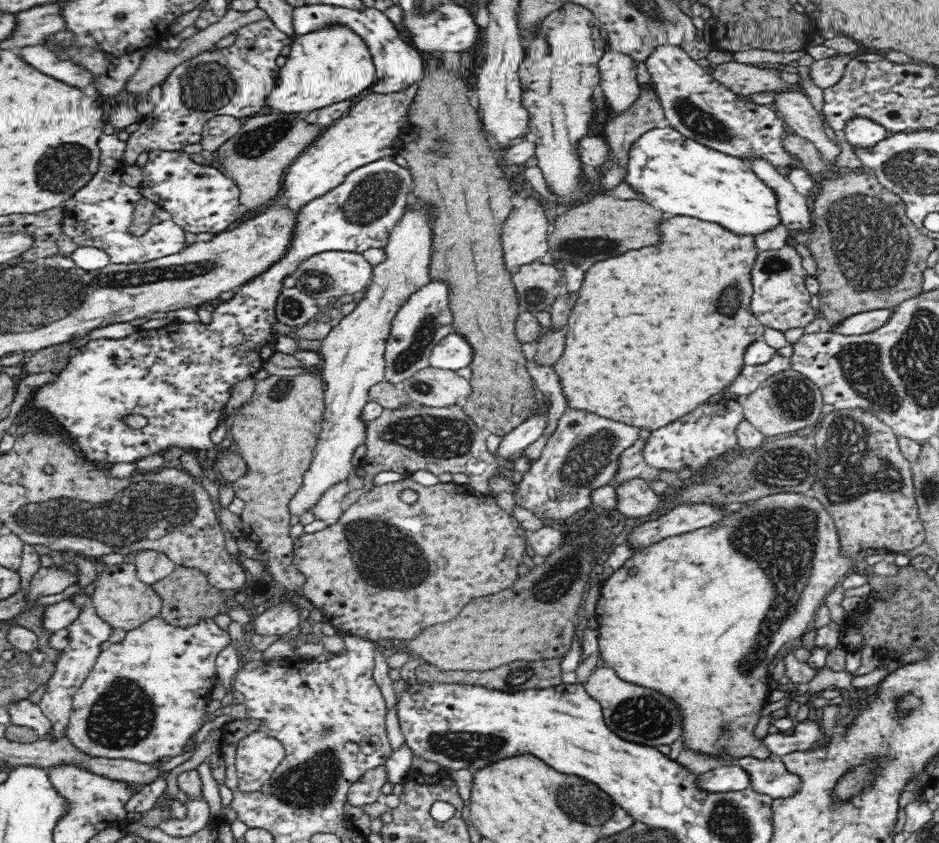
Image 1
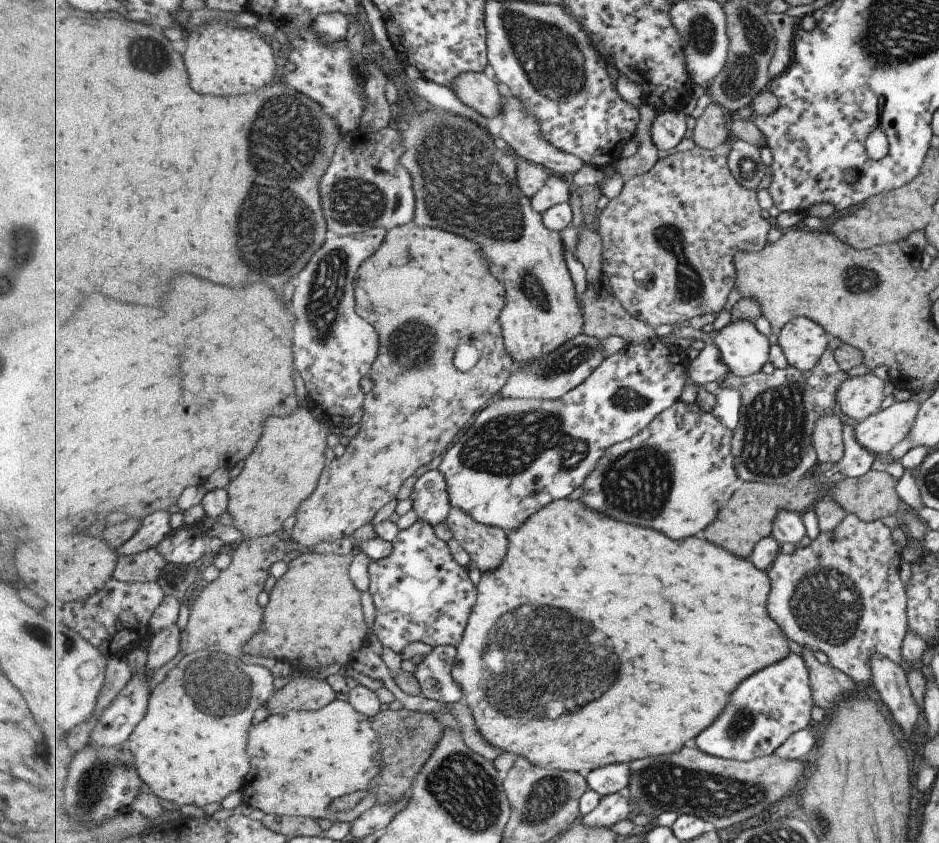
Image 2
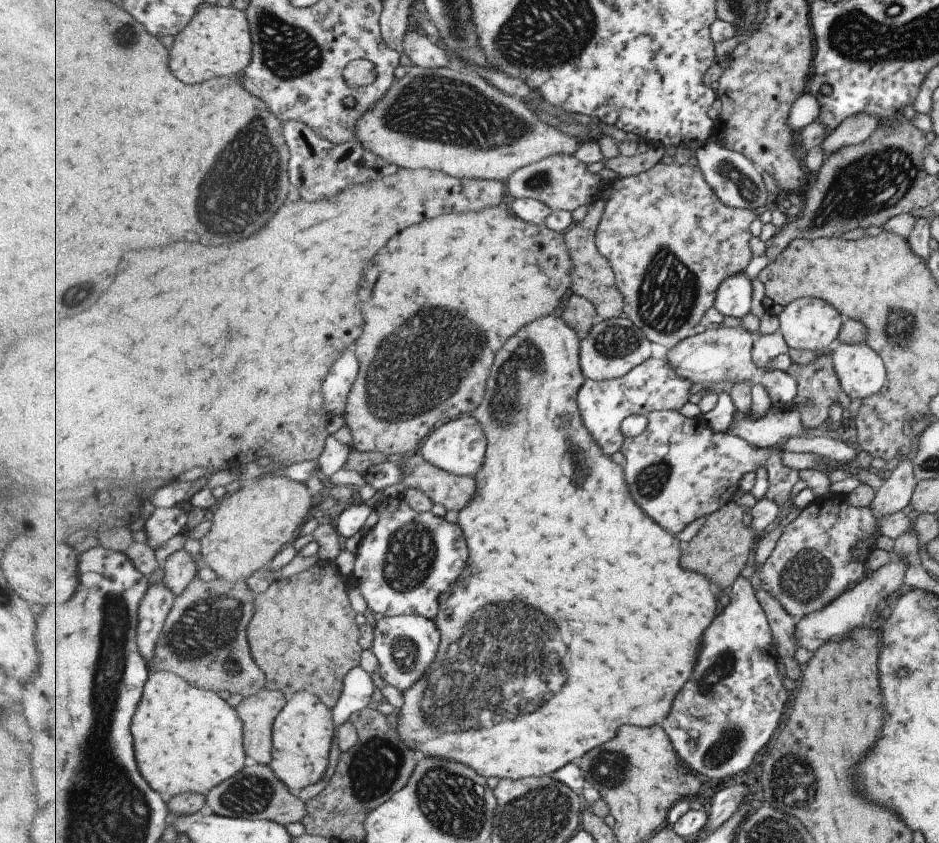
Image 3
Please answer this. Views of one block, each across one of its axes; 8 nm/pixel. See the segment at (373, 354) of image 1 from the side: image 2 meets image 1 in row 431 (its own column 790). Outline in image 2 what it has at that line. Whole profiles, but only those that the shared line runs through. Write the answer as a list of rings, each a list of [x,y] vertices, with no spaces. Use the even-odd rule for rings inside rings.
[[[801,316],[789,322],[778,334],[788,364],[800,371],[813,370],[825,346],[825,330],[813,318]]]

